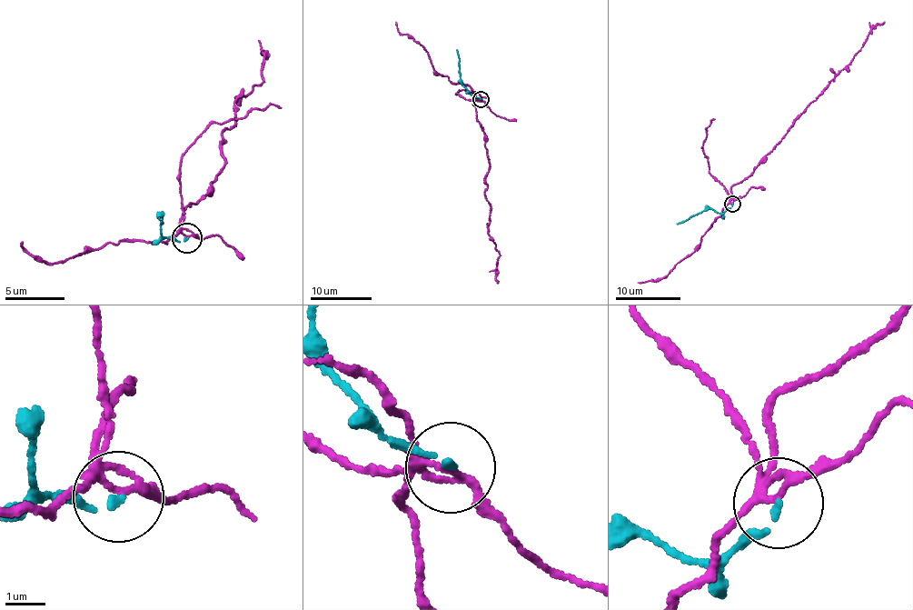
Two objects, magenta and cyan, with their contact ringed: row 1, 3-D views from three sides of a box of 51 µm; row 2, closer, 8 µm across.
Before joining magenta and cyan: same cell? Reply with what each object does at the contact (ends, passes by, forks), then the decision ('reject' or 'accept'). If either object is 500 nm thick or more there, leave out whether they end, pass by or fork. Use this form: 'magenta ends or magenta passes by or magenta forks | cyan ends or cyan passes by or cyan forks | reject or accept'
magenta forks | cyan ends | reject

